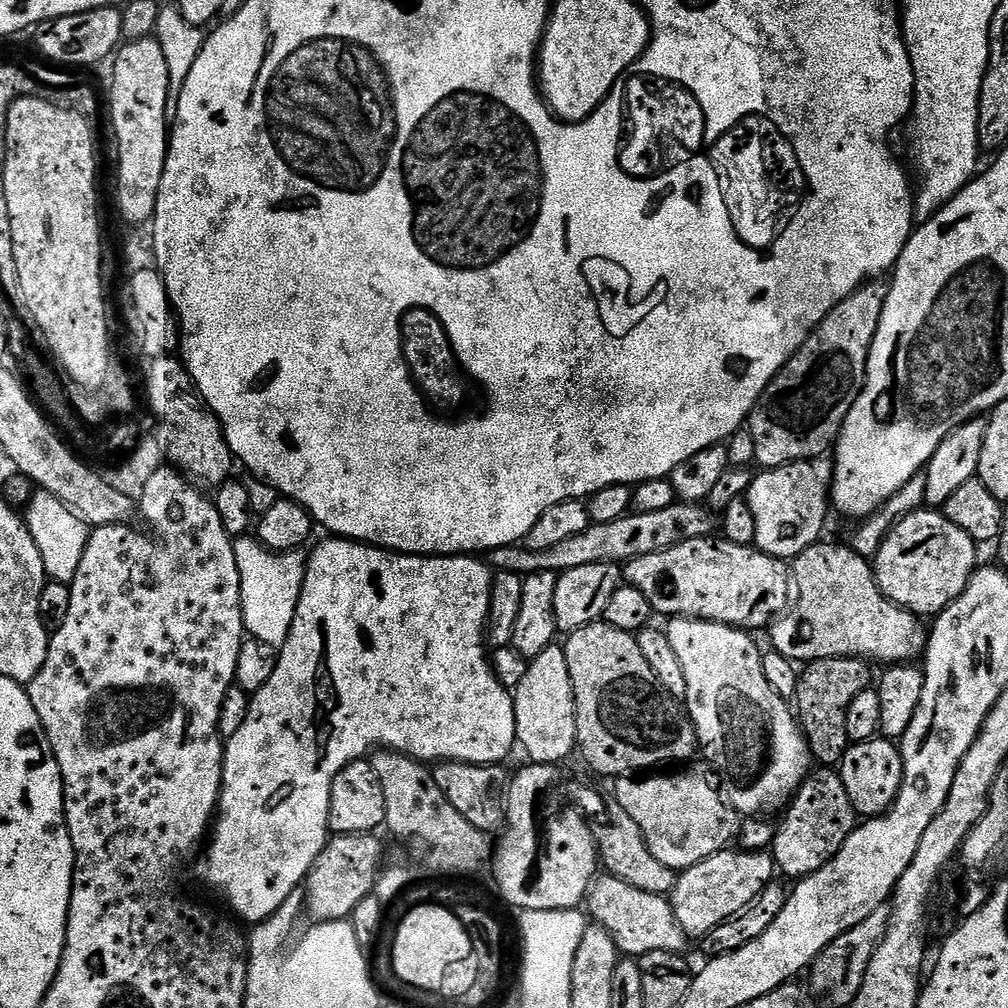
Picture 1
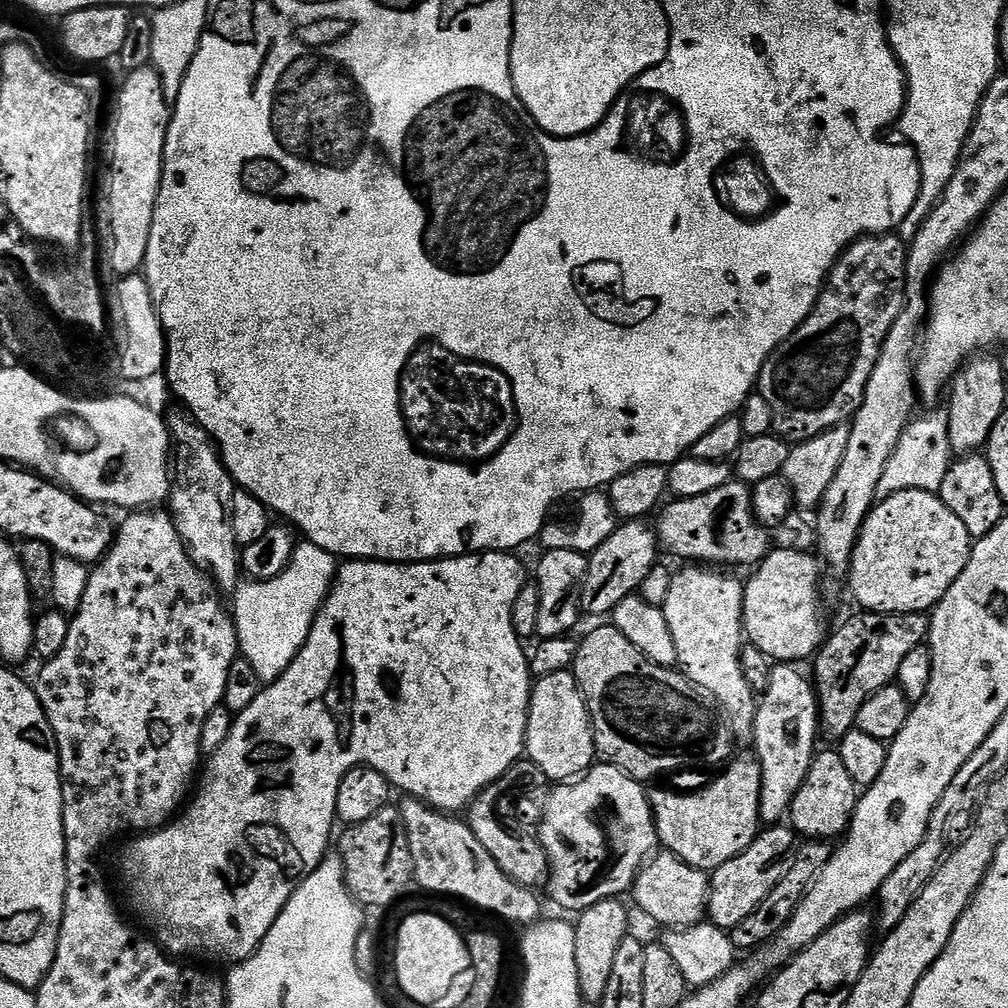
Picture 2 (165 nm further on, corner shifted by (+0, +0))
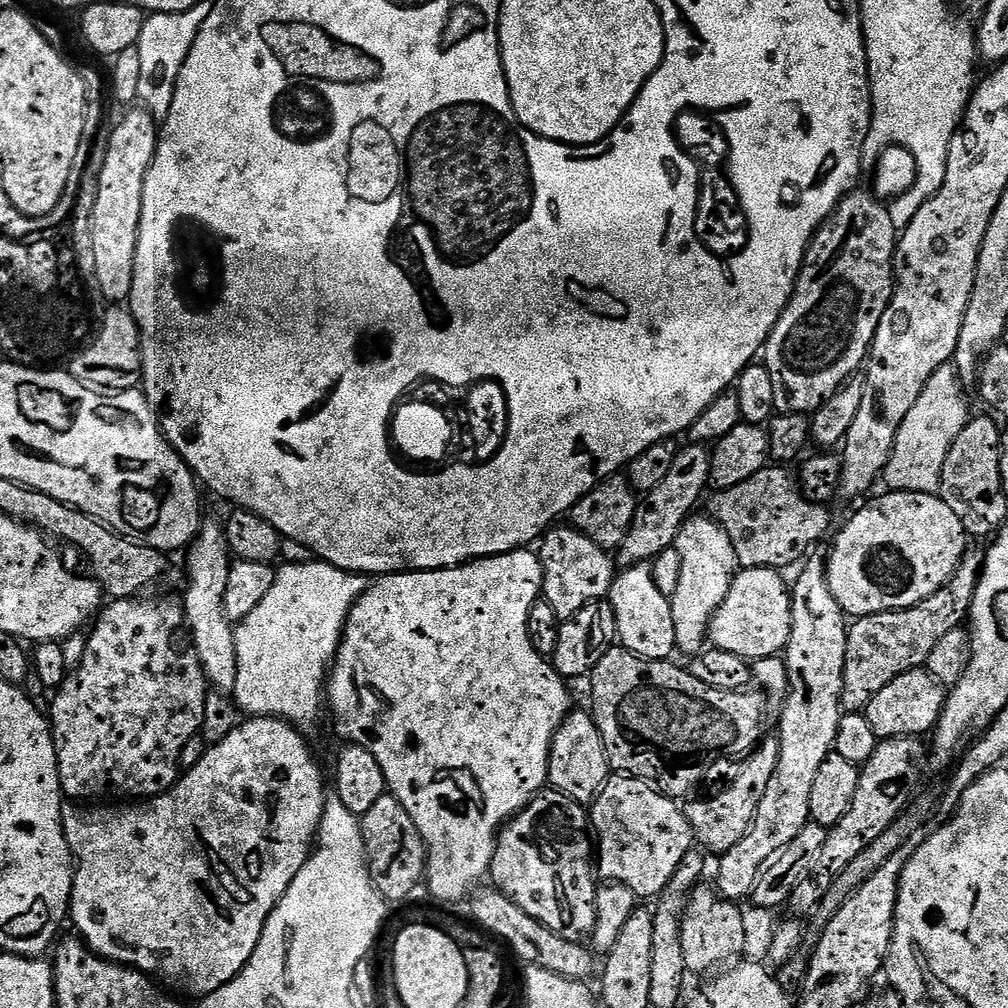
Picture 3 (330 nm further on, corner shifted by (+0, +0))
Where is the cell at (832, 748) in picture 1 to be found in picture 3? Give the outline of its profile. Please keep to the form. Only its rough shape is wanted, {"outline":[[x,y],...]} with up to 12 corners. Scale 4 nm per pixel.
{"outline":[[982,556],[930,598],[851,621],[845,713],[927,665],[968,619]]}

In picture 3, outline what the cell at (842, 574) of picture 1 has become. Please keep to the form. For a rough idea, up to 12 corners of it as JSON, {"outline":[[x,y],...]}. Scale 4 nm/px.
{"outline":[[774,568],[737,571],[708,625],[746,661],[788,647],[792,593]]}

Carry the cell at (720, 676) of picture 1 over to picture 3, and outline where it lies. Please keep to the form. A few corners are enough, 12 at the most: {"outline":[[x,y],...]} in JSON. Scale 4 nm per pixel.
{"outline":[[708,514],[689,516],[670,598],[676,647],[695,654],[740,563]]}

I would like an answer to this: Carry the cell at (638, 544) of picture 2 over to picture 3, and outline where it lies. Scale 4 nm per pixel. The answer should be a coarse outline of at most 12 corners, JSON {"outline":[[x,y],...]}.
{"outline":[[688,444],[643,493],[619,563],[673,547],[709,487],[709,449]]}

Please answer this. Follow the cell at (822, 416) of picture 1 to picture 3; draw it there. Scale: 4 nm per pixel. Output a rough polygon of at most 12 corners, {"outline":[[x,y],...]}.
{"outline":[[853,190],[812,236],[762,349],[777,413],[865,367],[894,291],[888,204]]}

